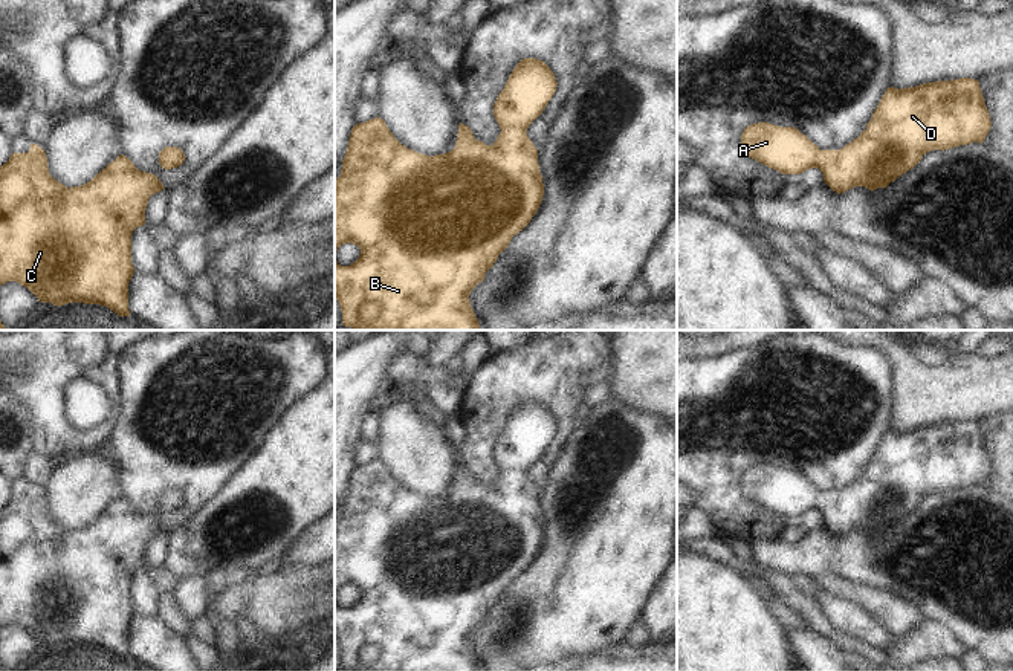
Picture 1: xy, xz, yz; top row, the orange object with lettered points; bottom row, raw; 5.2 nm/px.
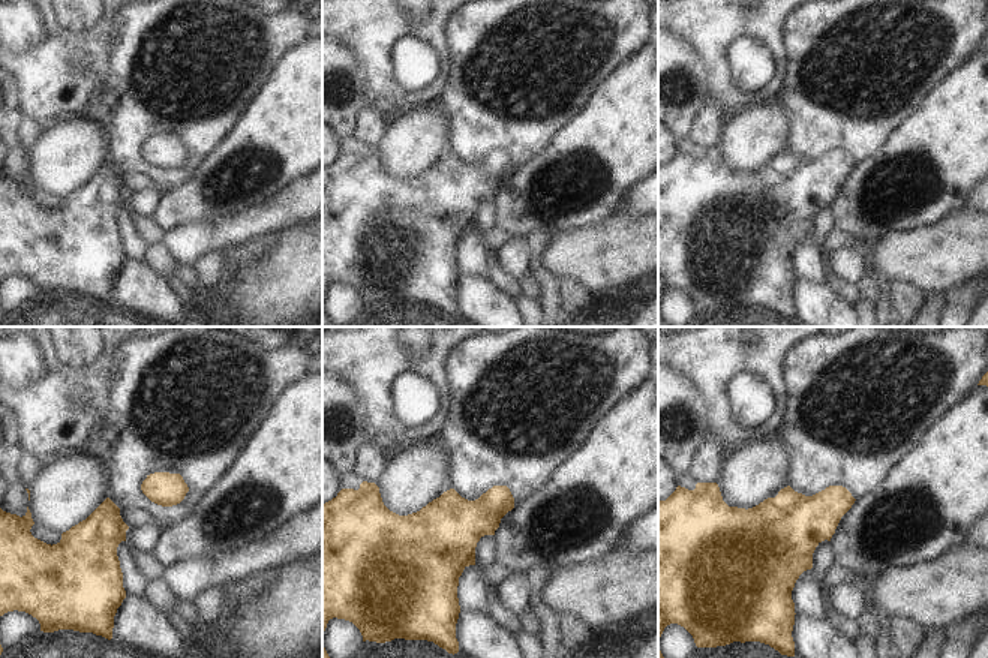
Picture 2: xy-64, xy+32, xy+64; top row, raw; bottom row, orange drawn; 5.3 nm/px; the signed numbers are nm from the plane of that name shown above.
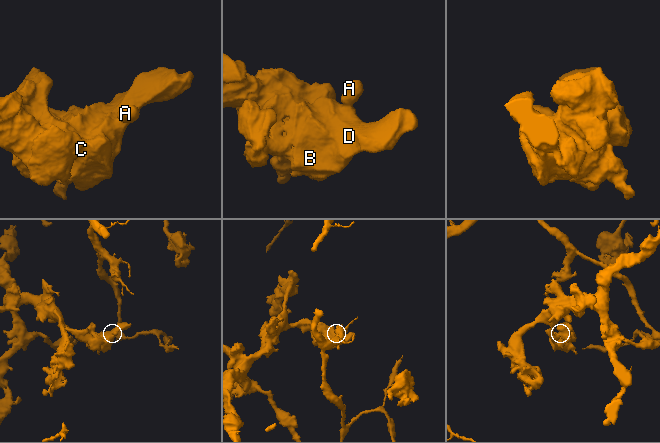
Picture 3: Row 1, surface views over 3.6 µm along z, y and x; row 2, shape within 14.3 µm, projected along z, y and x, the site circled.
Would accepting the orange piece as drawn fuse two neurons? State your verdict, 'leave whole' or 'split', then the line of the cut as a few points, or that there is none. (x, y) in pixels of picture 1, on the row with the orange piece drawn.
leave whole; cut none

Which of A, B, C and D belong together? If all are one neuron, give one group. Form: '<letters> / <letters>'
A B C D

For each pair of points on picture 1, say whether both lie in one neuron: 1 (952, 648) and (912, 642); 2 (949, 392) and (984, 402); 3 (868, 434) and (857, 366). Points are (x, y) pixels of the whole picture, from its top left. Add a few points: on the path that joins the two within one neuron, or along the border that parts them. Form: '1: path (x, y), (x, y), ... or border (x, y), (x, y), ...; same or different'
1: path (943, 644), (922, 642); same
2: path (958, 392), (975, 393); same
3: path (870, 418), (870, 395), (876, 388), (870, 382); same

